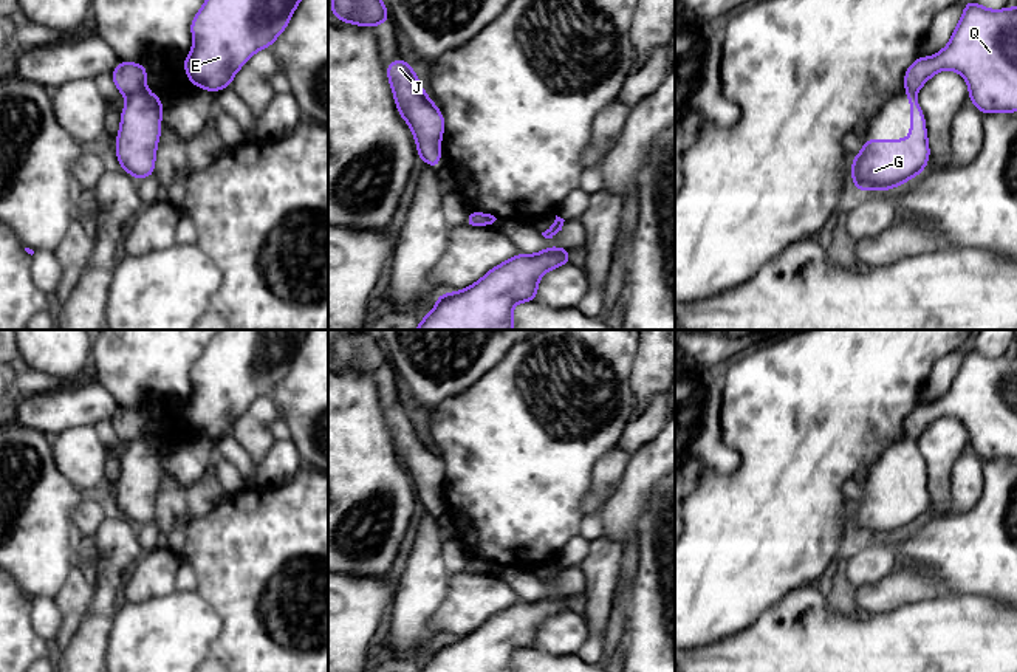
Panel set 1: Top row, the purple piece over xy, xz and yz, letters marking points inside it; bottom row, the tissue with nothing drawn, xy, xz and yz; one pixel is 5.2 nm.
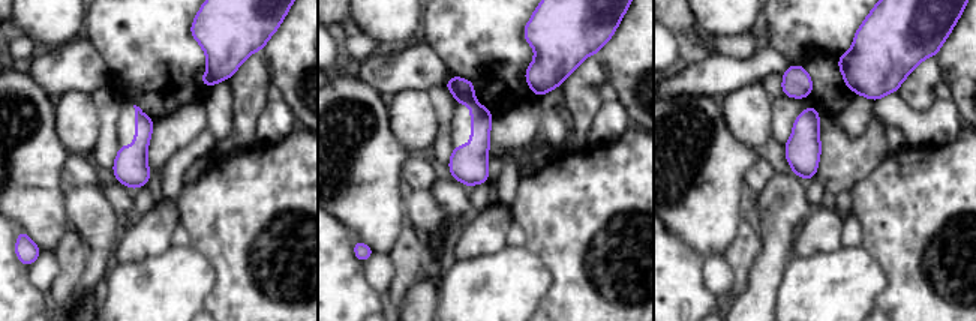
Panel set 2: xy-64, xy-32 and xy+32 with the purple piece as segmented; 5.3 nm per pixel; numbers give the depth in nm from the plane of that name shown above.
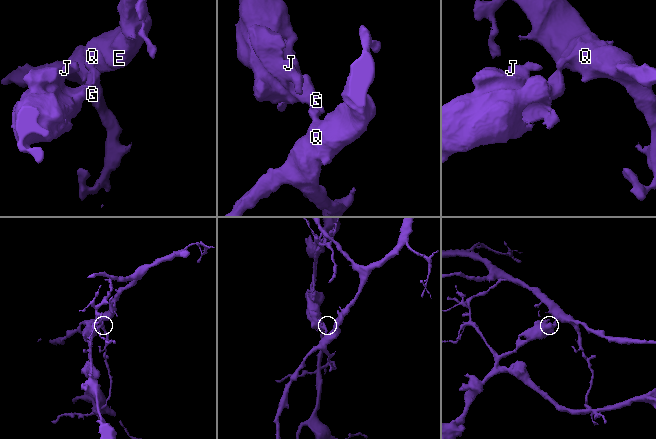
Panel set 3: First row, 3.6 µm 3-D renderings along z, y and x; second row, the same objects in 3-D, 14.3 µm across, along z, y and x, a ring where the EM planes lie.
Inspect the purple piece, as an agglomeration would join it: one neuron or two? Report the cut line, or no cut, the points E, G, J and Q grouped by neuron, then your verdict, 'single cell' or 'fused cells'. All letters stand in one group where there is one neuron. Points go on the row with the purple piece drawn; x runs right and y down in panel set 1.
cut xy (144, 87), (127, 96); groups E Q / G J; fused cells

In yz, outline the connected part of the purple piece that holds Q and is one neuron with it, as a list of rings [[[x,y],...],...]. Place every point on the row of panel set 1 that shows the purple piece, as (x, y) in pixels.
[[[967,0],[949,43],[930,57],[918,57],[904,73],[906,93],[916,93],[935,73],[958,71],[969,85],[969,101],[983,113],[1017,111],[1017,8],[994,11]]]

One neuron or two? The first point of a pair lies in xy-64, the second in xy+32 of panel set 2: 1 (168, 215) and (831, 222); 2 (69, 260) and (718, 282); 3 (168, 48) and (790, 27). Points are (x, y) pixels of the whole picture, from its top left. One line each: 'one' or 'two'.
1: one
2: two
3: one

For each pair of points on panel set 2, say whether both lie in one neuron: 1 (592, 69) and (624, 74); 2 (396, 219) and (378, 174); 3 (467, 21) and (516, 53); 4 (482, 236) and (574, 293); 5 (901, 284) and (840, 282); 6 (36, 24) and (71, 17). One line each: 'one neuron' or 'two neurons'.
1: two neurons
2: one neuron
3: one neuron
4: two neurons
5: two neurons
6: one neuron

